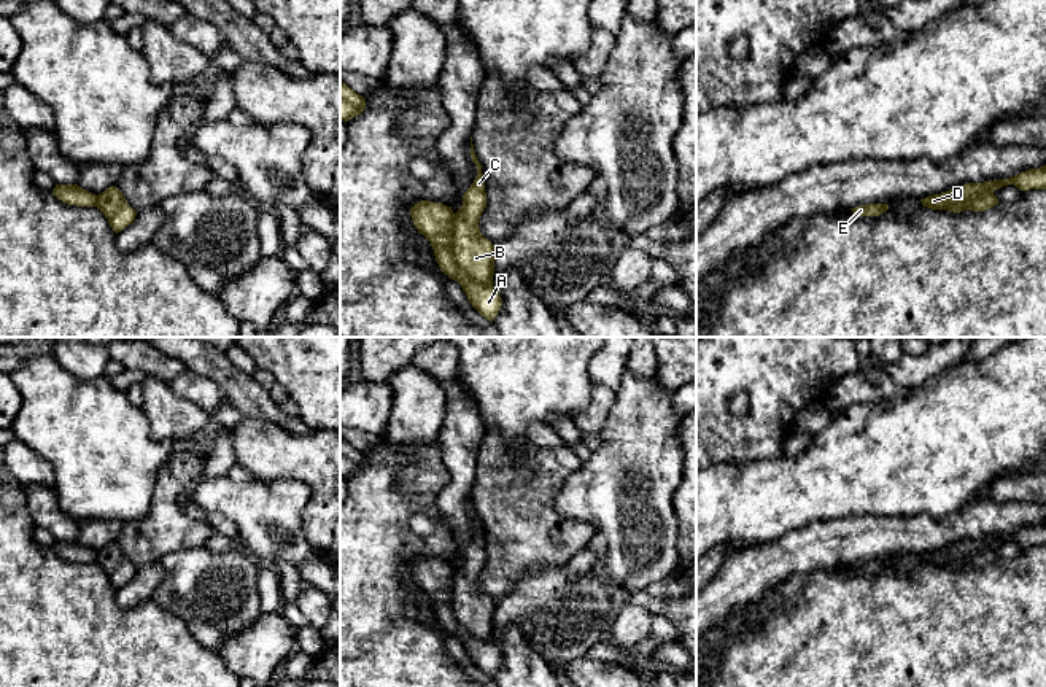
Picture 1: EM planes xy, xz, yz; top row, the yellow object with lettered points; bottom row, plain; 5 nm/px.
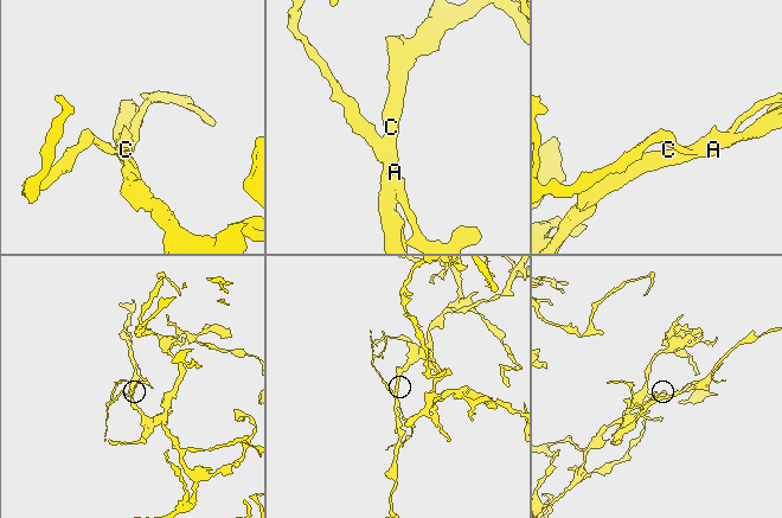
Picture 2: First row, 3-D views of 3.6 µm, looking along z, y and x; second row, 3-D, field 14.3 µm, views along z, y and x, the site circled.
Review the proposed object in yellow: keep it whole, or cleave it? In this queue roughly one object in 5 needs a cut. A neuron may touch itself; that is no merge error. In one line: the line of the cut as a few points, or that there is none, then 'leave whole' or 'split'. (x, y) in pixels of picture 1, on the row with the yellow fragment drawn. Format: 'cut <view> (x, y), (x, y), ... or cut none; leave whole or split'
cut xz (453, 213), (452, 255), (455, 263), (472, 280), (492, 285); split

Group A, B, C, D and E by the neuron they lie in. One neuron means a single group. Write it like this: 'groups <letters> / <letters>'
groups A / B C D E

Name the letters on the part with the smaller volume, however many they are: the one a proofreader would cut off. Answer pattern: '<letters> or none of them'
A

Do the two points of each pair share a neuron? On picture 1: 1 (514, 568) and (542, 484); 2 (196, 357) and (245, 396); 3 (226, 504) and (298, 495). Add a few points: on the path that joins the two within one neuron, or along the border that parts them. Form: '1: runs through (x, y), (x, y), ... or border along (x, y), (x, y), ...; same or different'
1: runs through (515, 547), (520, 538), (522, 504); same
2: runs through (209, 361), (232, 384); same
3: runs through (244, 504), (280, 503); same

